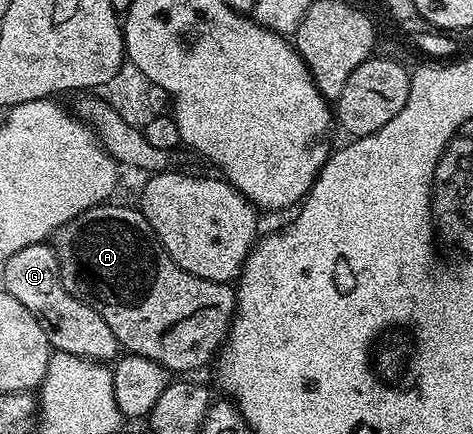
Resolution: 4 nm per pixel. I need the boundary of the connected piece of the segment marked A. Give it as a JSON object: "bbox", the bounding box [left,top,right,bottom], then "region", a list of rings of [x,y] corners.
{"bbox":[55,201,237,373],"region":[[[106,201],[99,207],[92,207],[81,214],[80,219],[61,227],[55,233],[55,250],[58,259],[61,260],[61,283],[71,294],[94,307],[99,313],[99,317],[103,317],[103,321],[107,321],[107,325],[111,329],[111,333],[115,333],[118,344],[128,354],[138,355],[139,357],[147,357],[151,361],[155,361],[159,365],[163,365],[166,371],[176,373],[176,371],[197,371],[200,367],[205,367],[214,362],[215,356],[225,341],[225,336],[229,333],[229,324],[233,322],[233,312],[237,310],[237,292],[228,283],[216,283],[215,281],[207,281],[203,277],[194,277],[191,273],[187,273],[187,269],[183,269],[169,256],[161,247],[161,242],[153,236],[151,225],[143,217],[143,213],[136,206],[133,207],[116,207],[116,202]]]}

